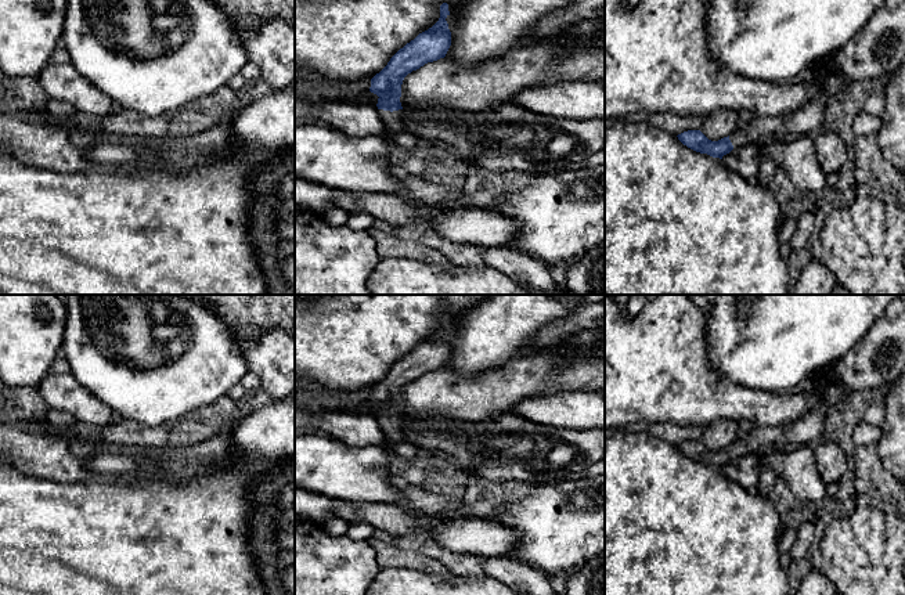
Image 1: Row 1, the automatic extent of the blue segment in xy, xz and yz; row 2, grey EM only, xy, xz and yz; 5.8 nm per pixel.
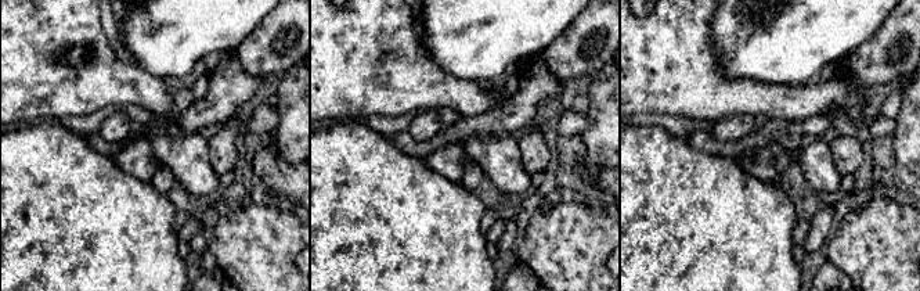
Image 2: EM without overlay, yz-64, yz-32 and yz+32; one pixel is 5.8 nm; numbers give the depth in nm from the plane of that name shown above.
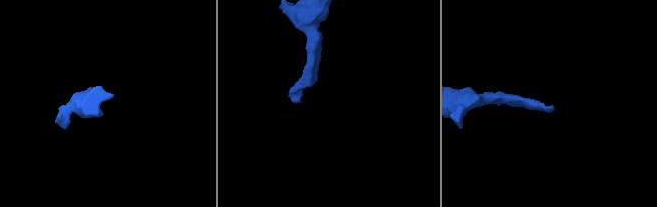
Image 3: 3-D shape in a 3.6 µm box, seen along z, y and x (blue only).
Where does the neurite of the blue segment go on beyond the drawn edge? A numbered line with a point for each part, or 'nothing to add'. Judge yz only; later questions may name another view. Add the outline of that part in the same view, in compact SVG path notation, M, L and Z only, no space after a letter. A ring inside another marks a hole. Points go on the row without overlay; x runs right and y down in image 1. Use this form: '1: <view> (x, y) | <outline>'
1: yz (801, 432) | M834 367L812 374L822 400L800 419L782 426L754 426L744 437L736 437L729 446L733 459L747 454L761 454L771 448L808 446L821 437L828 414L840 408L851 392L844 386Z

